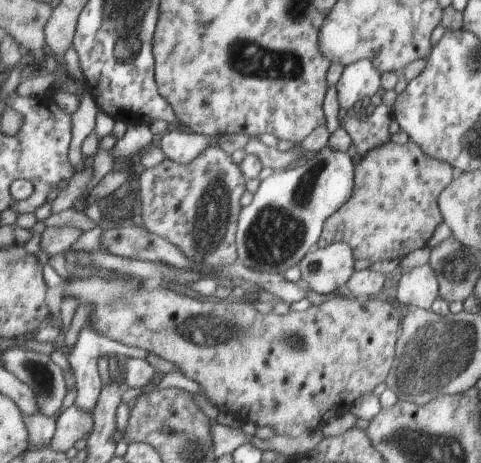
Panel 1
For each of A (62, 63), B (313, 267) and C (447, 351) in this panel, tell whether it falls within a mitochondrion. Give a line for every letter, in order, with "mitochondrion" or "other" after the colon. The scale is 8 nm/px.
A: other
B: mitochondrion
C: mitochondrion

